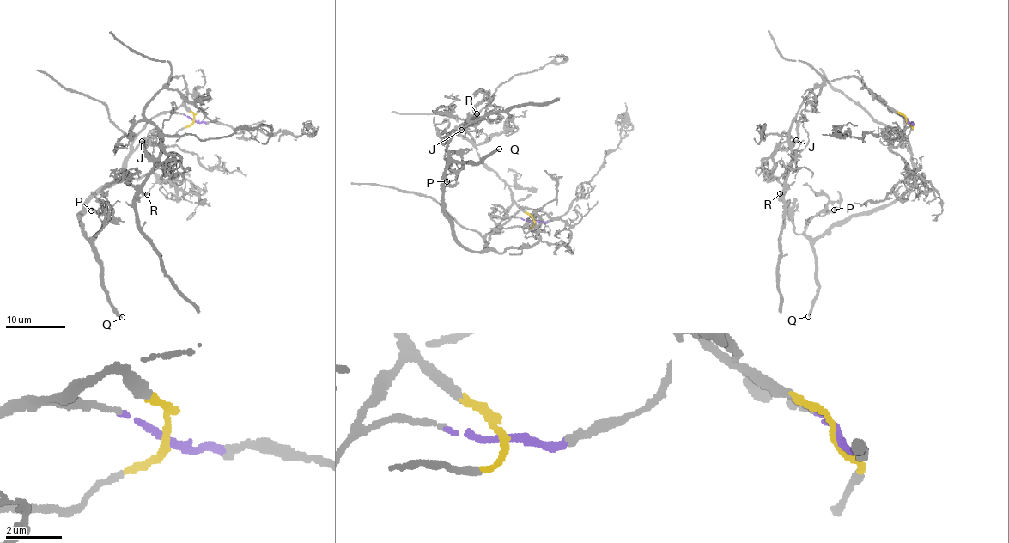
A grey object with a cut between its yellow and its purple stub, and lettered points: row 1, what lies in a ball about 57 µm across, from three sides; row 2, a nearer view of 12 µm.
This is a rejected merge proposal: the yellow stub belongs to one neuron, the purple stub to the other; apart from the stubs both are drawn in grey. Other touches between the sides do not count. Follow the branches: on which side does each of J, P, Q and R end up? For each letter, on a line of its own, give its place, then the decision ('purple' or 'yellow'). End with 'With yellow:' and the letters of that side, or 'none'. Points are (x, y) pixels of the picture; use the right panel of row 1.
J: at (796, 140); yellow
P: at (834, 210); purple
Q: at (808, 316); purple
R: at (780, 193); yellow
With yellow: J, R

